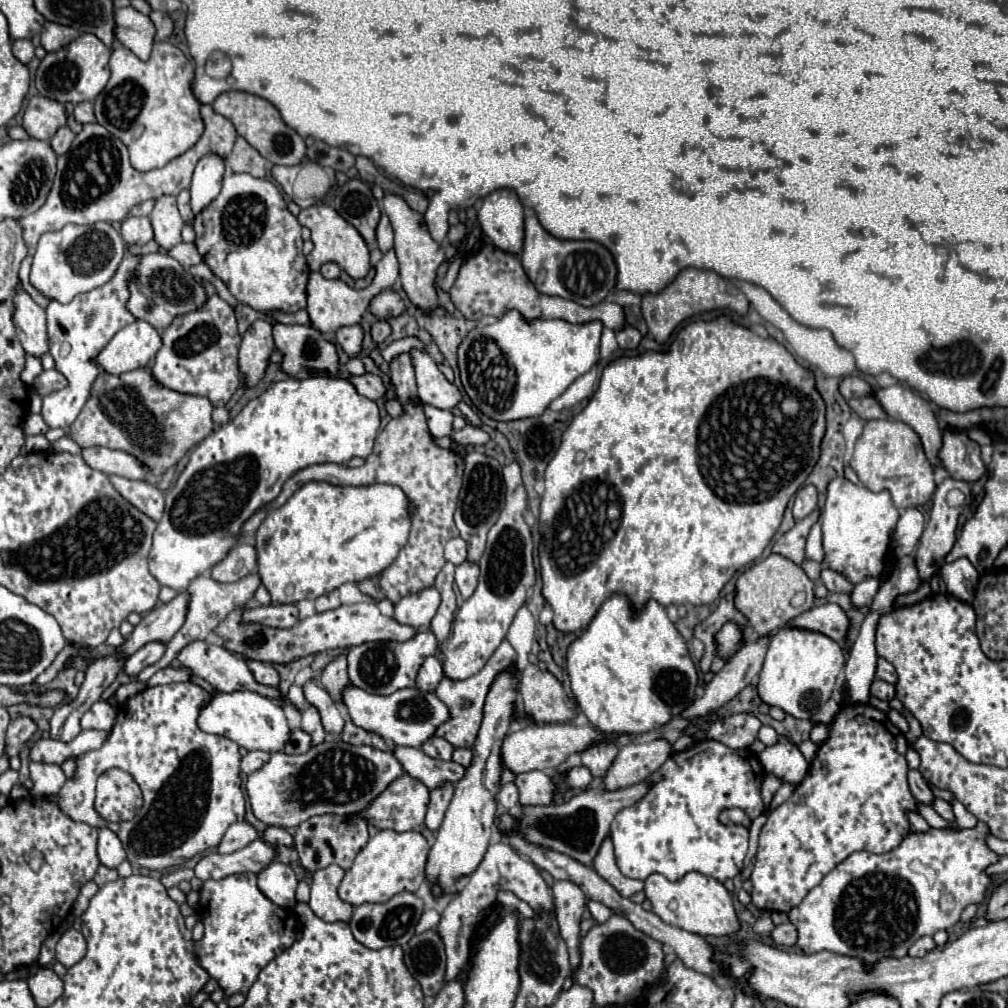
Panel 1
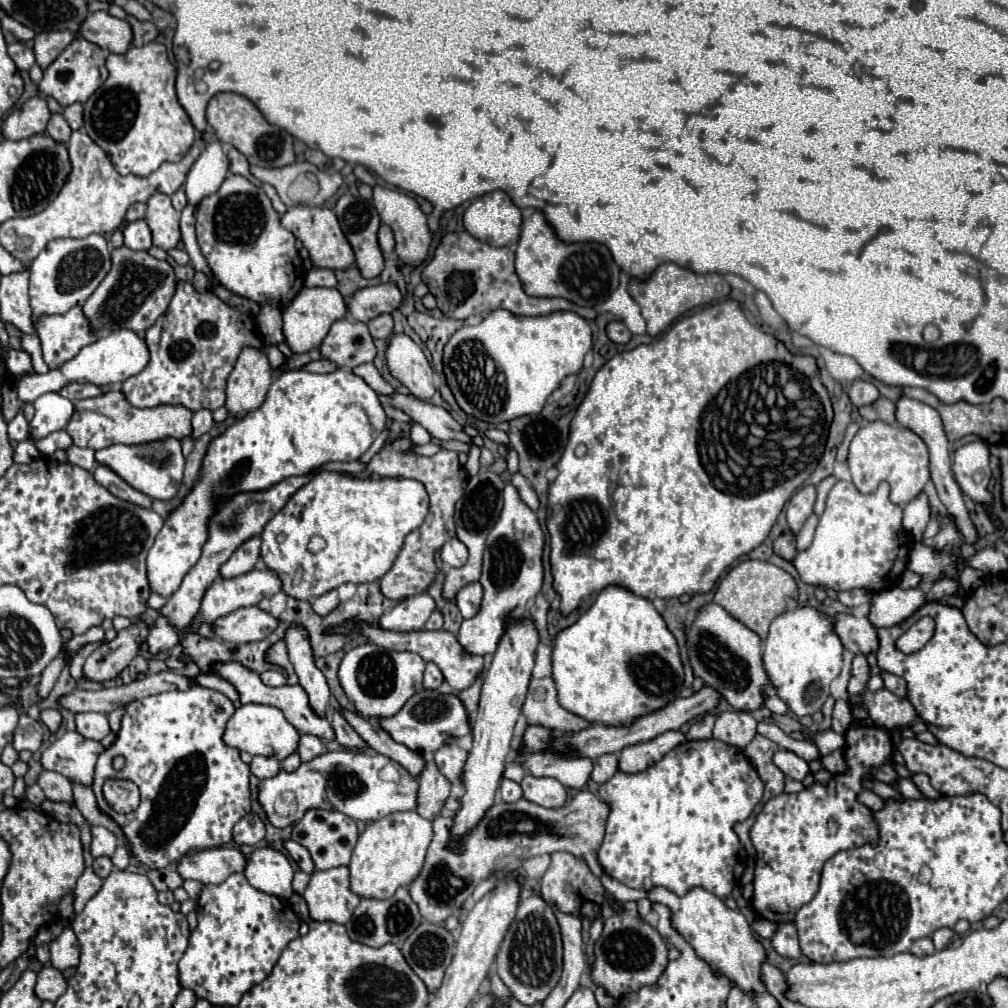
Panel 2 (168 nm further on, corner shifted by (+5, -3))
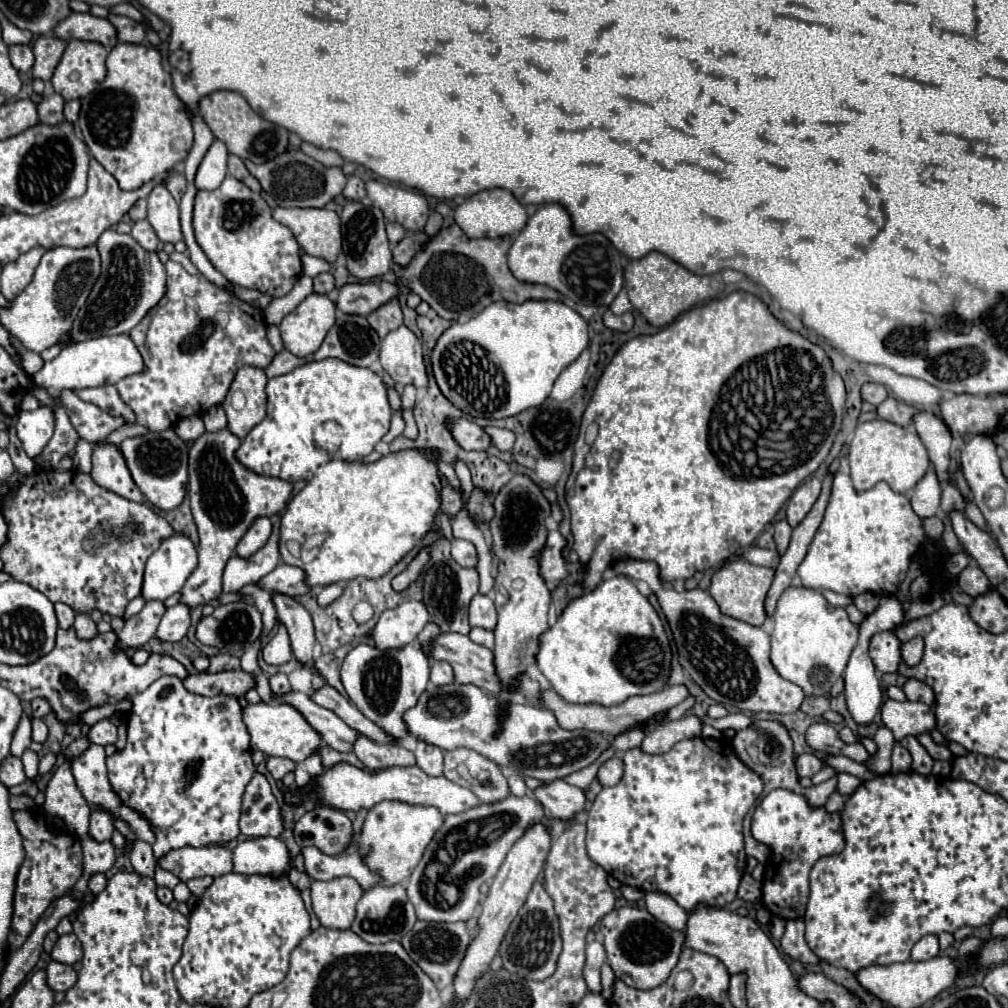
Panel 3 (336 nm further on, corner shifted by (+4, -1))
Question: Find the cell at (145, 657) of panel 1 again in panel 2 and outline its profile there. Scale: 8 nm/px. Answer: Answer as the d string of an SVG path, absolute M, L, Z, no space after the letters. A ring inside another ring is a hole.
M159 617L155 621L155 625L151 627L149 631L149 637L147 637L147 647L149 647L149 653L155 657L163 651L169 651L171 647L175 647L179 643L179 635L177 631L167 623L167 619Z

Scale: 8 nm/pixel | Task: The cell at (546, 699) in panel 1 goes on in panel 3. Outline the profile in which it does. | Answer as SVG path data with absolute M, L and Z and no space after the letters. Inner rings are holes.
M668 685L668 687L664 687L662 691L656 691L654 695L630 697L630 699L626 699L626 701L620 703L620 705L602 707L602 705L598 705L598 703L572 705L572 703L566 703L560 695L556 695L556 691L546 689L546 691L542 693L542 705L548 707L548 709L556 715L556 719L558 719L558 723L560 723L562 729L588 729L588 731L610 733L612 737L616 737L616 735L628 731L630 727L634 727L634 725L638 725L638 723L642 723L642 721L646 721L646 719L650 719L650 717L654 717L654 715L658 715L658 713L662 713L662 711L672 709L674 705L682 703L688 695L690 695L690 693L688 693L688 689L686 689L684 685Z

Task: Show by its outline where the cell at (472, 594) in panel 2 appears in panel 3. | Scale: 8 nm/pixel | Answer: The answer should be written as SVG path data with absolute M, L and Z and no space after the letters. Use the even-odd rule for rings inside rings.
M476 595L470 603L470 625L482 627L482 629L494 629L496 627L496 607L494 601L486 595Z

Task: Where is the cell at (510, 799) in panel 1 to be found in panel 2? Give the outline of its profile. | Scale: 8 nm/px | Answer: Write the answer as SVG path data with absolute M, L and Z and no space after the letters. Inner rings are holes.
M503 779L503 781L501 781L499 793L501 793L501 799L503 799L505 803L513 803L513 801L519 801L519 799L523 797L523 791L521 791L519 783L509 781L509 779Z

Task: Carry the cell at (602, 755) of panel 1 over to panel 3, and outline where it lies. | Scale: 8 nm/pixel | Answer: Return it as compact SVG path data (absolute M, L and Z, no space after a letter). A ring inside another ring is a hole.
M612 757L612 759L608 759L608 761L600 767L600 771L598 771L598 781L600 781L604 787L612 787L612 785L616 785L616 783L622 779L622 775L624 775L624 763L622 763L622 759Z

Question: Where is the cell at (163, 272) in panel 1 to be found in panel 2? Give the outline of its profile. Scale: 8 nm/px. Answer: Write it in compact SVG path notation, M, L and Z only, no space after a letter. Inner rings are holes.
M119 247L111 255L113 267L105 281L95 289L93 297L83 305L91 329L103 337L115 329L131 329L135 333L145 333L169 307L173 293L177 291L177 275L169 261L159 261L147 251L133 251Z

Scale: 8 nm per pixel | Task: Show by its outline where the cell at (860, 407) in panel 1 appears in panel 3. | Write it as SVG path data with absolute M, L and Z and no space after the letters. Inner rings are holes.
M888 397L884 403L878 405L878 415L880 419L886 419L886 421L892 421L896 425L902 425L902 427L908 427L912 425L912 417L918 413L920 409L912 407L912 405L906 405L902 401L896 401L894 397Z

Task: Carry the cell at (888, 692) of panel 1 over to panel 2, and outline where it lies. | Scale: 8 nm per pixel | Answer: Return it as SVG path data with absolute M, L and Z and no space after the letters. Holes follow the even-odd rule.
M887 689L875 691L873 699L865 705L865 709L873 719L873 723L881 725L883 729L907 727L917 717L913 705L907 699L897 697Z

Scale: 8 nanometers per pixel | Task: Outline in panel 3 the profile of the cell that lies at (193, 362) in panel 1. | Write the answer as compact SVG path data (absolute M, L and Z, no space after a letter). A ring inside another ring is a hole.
M168 261L166 263L166 293L156 307L152 307L146 317L128 333L134 345L138 347L144 369L136 375L124 377L116 383L116 389L126 405L132 407L136 413L136 423L148 427L150 431L166 431L174 427L174 423L188 415L204 415L210 407L220 405L230 389L230 383L236 371L244 365L266 369L274 359L274 349L266 339L266 323L262 319L260 309L252 305L244 305L236 301L228 289L220 289L210 283L202 273L190 275L180 263ZM218 311L232 311L230 323L226 329L214 327L214 315Z

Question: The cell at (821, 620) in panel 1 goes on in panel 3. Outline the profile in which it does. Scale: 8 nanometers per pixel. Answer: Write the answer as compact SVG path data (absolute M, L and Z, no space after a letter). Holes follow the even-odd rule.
M892 631L878 633L872 637L870 657L880 673L896 673L898 671L898 665L902 661L900 645L902 645L902 641Z

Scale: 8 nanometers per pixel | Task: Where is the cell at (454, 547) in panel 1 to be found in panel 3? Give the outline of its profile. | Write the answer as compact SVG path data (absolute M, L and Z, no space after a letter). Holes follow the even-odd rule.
M464 539L452 541L452 557L462 567L476 567L476 563L478 563L476 547L470 541L464 541Z

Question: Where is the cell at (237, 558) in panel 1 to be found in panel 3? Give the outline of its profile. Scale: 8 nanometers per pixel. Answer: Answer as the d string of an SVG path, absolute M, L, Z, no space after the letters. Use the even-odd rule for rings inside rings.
M258 517L250 525L246 535L240 539L240 543L236 547L236 553L240 557L250 557L252 553L256 553L266 543L270 533L272 533L272 521L270 521L270 517Z

